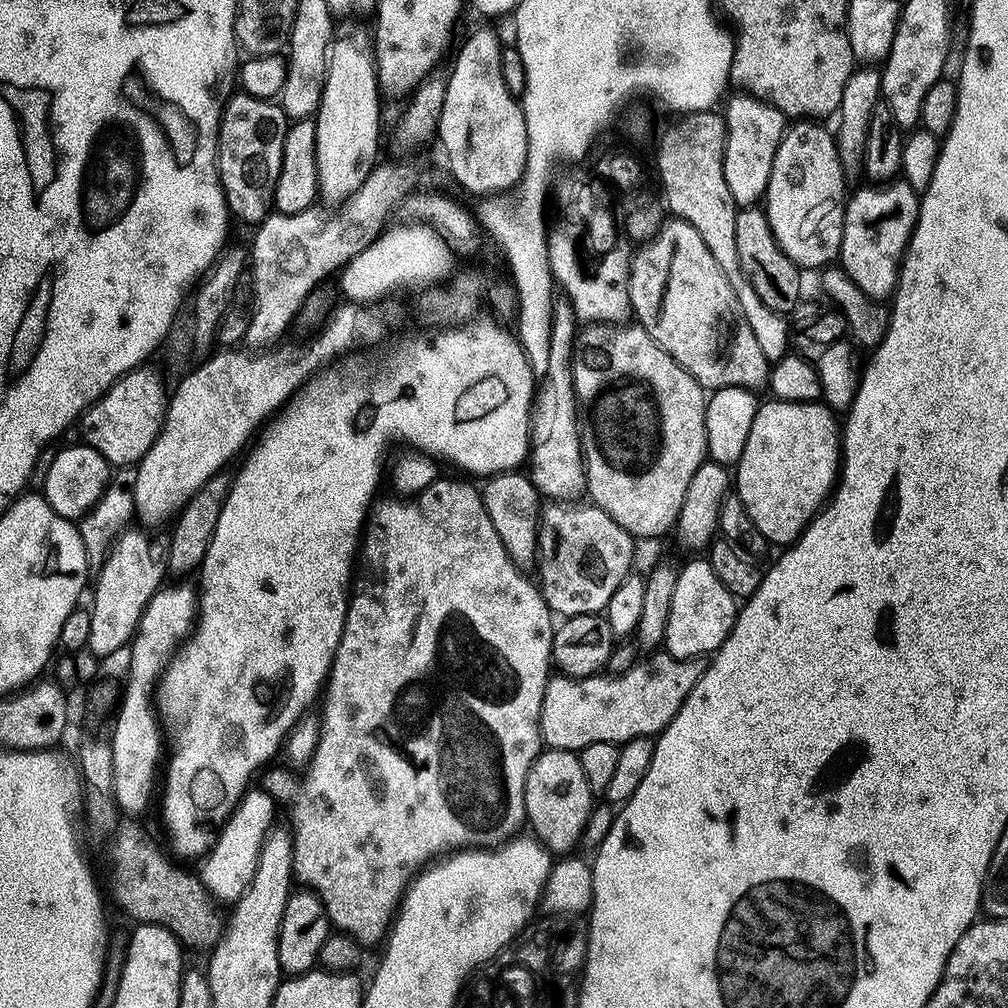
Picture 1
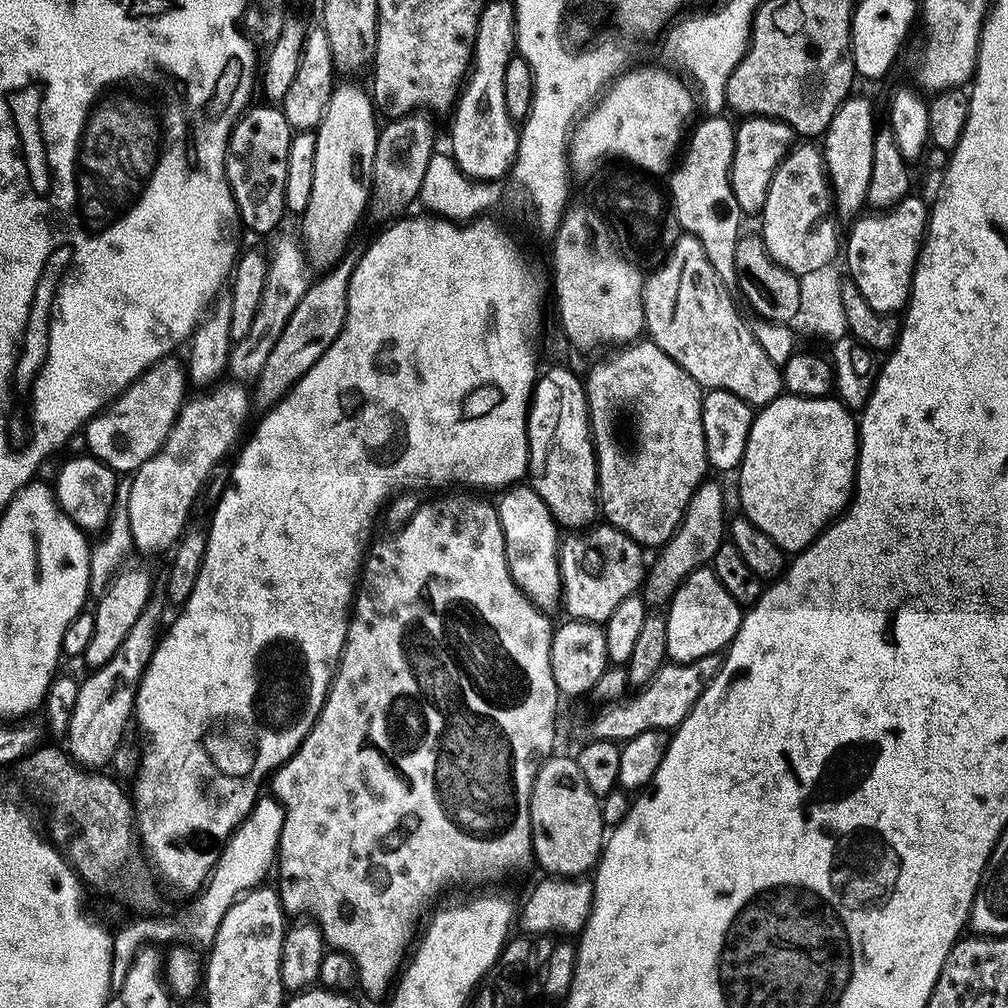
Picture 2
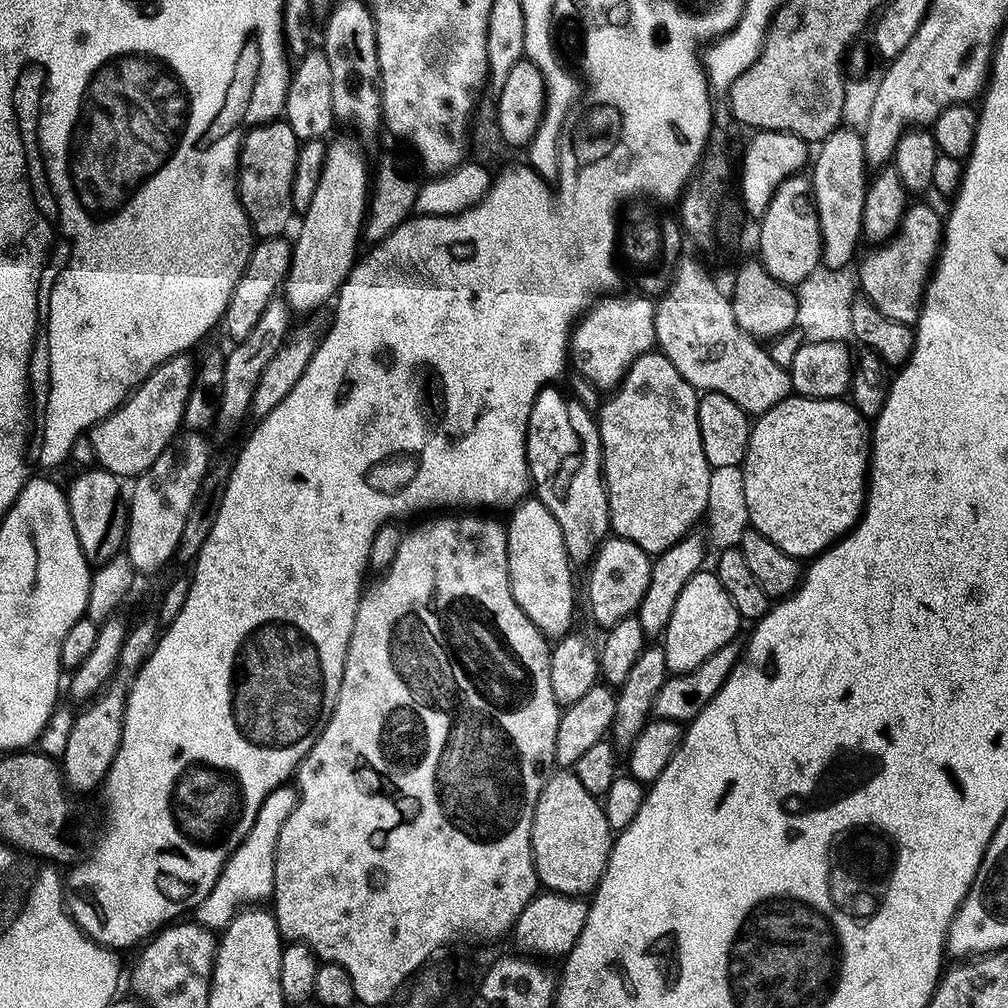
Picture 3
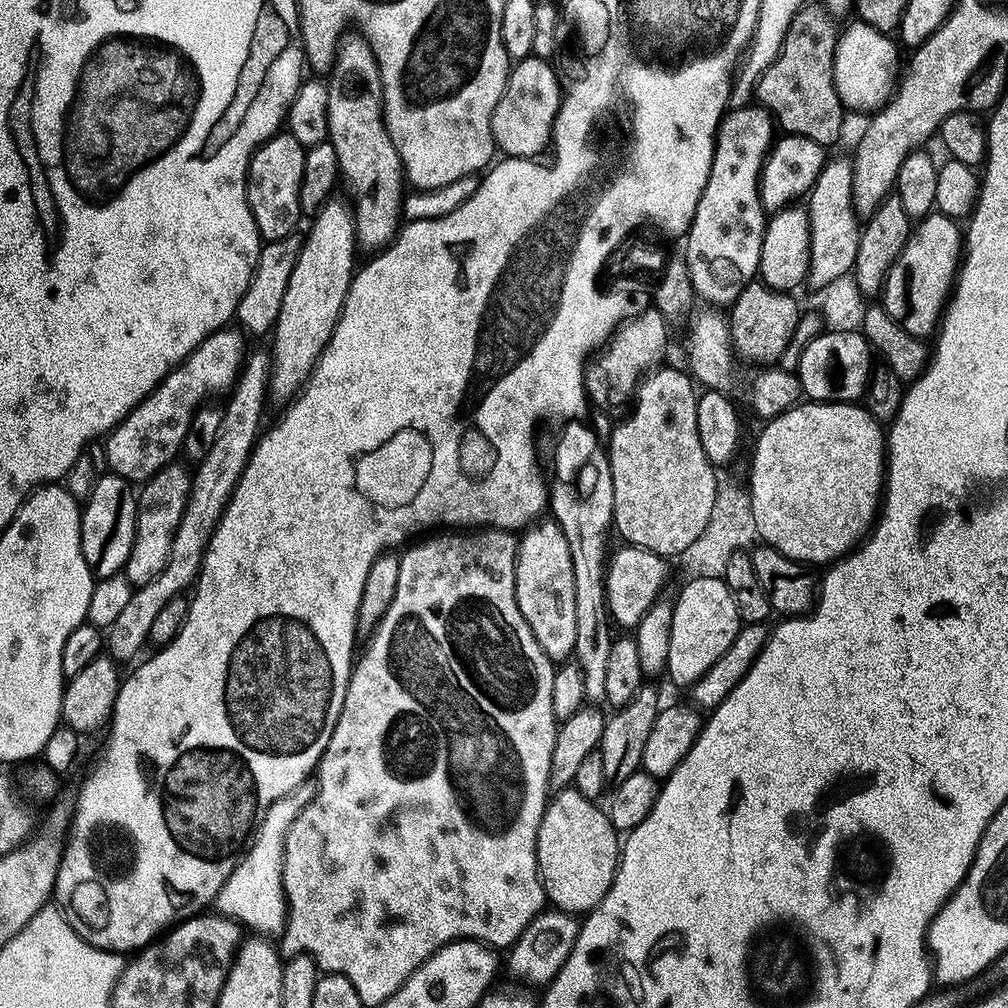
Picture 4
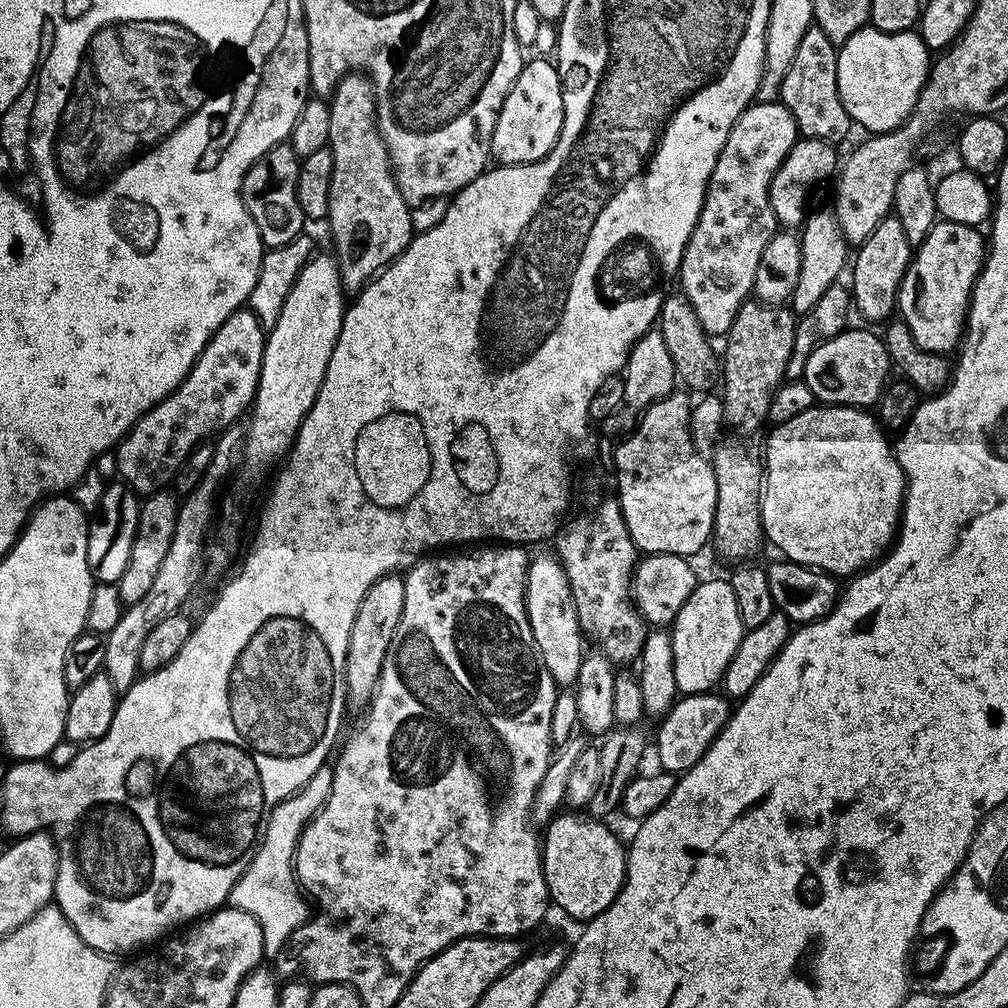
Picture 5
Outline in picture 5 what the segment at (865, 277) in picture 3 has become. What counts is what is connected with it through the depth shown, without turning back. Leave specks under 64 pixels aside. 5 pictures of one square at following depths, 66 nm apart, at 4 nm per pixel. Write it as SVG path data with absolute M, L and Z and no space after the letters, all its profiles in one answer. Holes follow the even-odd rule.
M937 222L914 252L897 292L899 319L922 350L948 354L966 331L968 305L980 269L984 267L986 240L975 227Z

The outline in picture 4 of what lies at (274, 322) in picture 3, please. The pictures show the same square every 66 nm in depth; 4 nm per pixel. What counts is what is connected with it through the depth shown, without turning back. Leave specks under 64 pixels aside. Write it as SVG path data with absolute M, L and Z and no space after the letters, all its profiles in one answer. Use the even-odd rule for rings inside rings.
M251 351L247 355L236 377L236 383L227 397L229 400L223 407L223 418L221 425L218 426L217 437L214 438L206 457L197 463L196 472L193 471L186 510L183 511L182 521L179 522L178 530L175 532L166 566L150 582L133 589L130 600L107 631L106 652L116 663L123 664L137 656L143 644L145 646L147 643L155 616L170 600L187 591L184 589L187 587L189 589L199 575L203 554L208 547L212 532L220 521L221 514L224 513L224 508L248 464L259 437L260 416L264 408L264 398L266 400L268 396L270 369L271 355L267 351L254 353Z

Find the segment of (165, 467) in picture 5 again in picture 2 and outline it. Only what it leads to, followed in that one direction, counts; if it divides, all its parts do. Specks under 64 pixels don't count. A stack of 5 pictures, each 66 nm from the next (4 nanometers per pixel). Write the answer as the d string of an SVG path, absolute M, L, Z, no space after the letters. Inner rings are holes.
M175 355L164 356L158 363L151 364L140 377L131 384L125 392L120 393L107 408L92 417L82 429L82 437L88 443L87 451L97 459L101 460L106 466L110 467L117 474L131 474L137 472L166 442L174 422L178 418L181 408L186 403L184 391L190 388L190 381L183 363L175 360Z

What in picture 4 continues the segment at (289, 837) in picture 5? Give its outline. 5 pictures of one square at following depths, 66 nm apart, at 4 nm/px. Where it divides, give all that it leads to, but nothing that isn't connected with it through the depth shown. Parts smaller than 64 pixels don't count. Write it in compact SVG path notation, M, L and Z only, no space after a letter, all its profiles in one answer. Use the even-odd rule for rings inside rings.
M300 795L283 796L273 802L260 821L250 847L243 853L239 866L216 895L215 911L239 922L245 929L257 928L260 934L280 934L284 930L284 921L288 919L288 901L284 899L284 839L294 820L308 805L309 797Z

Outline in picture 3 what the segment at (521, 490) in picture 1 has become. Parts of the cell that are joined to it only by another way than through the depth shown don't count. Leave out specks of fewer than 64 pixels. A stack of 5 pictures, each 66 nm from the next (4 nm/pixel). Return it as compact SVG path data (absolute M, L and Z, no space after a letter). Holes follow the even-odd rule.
M526 498L513 507L507 527L507 570L511 593L523 613L550 640L563 639L573 628L574 571L565 548L560 524L537 498Z

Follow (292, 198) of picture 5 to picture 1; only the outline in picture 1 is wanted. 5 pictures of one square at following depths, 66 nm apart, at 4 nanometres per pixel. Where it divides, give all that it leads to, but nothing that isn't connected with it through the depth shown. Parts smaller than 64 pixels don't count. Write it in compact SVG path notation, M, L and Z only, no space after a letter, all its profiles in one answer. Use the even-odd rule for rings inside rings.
M247 94L227 97L220 113L216 165L228 211L235 219L237 216L256 226L273 211L278 174L282 174L282 146L286 146L289 123L290 119L275 99L263 100Z

